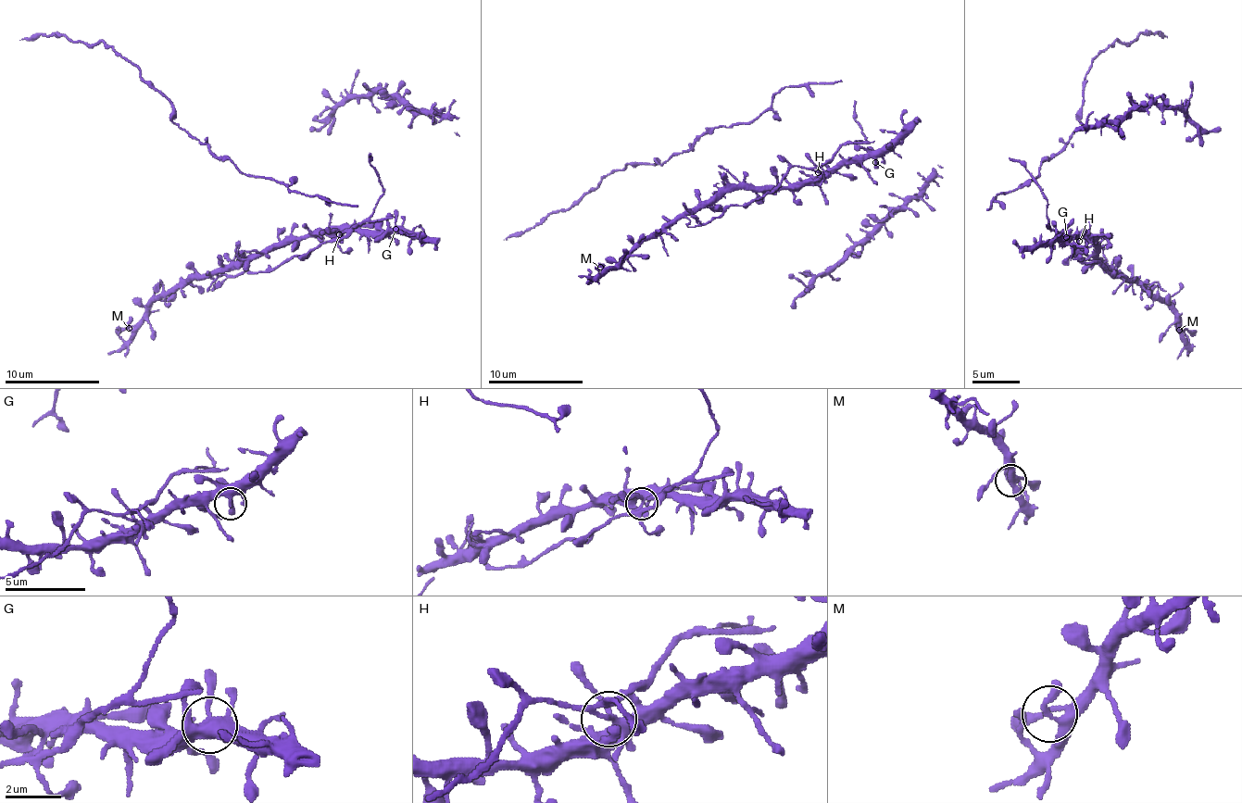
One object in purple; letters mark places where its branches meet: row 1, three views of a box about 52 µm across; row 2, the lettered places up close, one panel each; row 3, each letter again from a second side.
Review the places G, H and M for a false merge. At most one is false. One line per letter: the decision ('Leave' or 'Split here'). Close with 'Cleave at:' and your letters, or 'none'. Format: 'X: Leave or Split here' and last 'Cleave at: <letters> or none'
G: Leave
H: Split here
M: Leave
Cleave at: H

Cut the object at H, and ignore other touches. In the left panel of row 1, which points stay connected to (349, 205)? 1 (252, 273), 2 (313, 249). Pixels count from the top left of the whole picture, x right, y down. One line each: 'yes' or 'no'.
1: yes
2: yes

